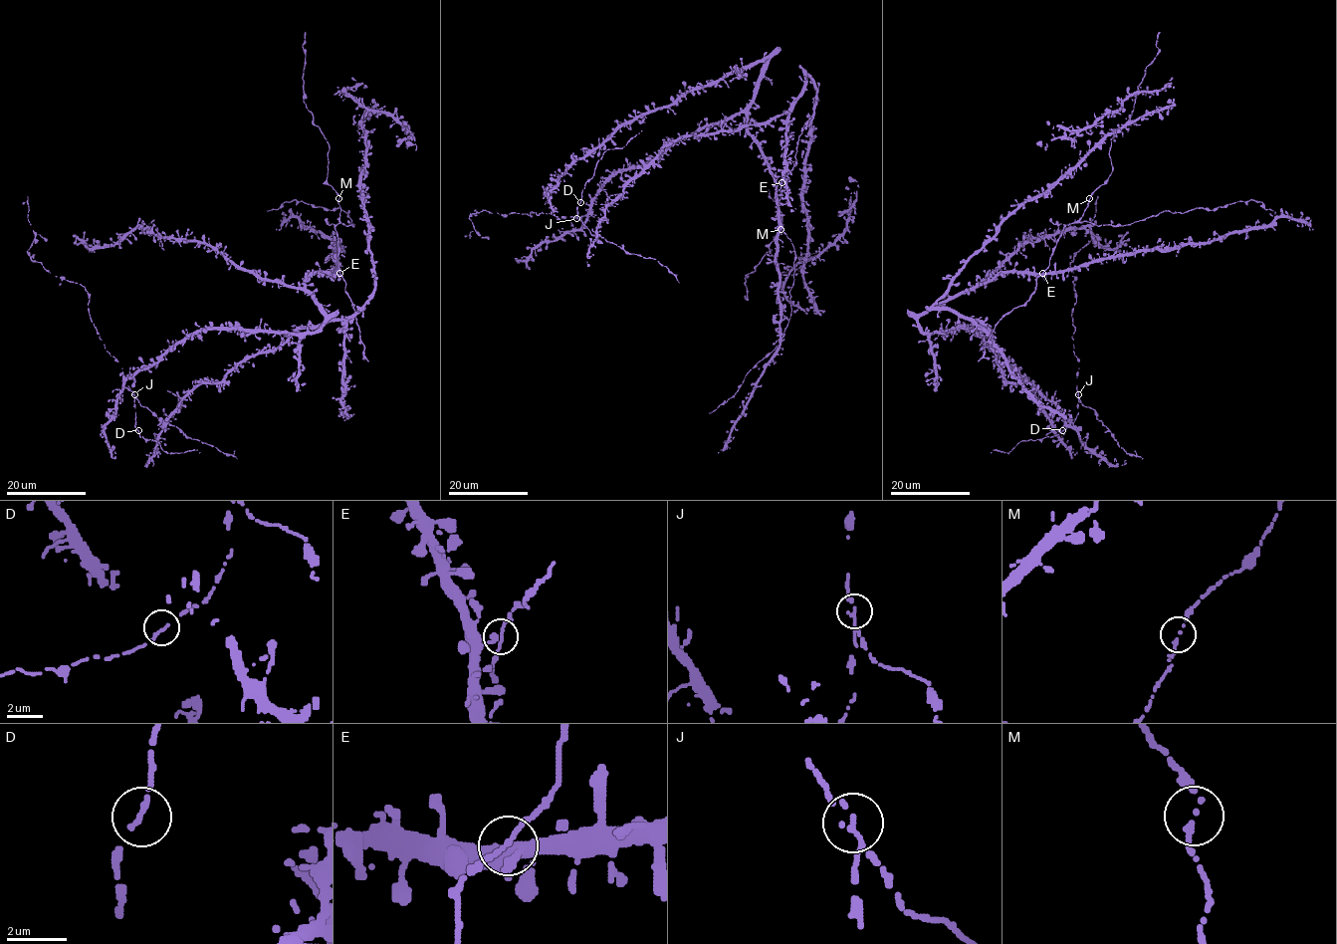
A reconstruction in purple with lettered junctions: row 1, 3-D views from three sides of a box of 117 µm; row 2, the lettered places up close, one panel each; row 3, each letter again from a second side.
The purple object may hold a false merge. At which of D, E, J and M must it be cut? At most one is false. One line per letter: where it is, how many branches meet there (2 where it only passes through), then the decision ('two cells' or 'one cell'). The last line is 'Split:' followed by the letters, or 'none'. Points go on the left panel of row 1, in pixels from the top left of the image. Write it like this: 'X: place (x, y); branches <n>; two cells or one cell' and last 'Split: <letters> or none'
D: place (138, 430); branches 2; one cell
E: place (339, 273); branches 3; one cell
J: place (134, 394); branches 3; two cells
M: place (338, 198); branches 2; one cell
Split: J

